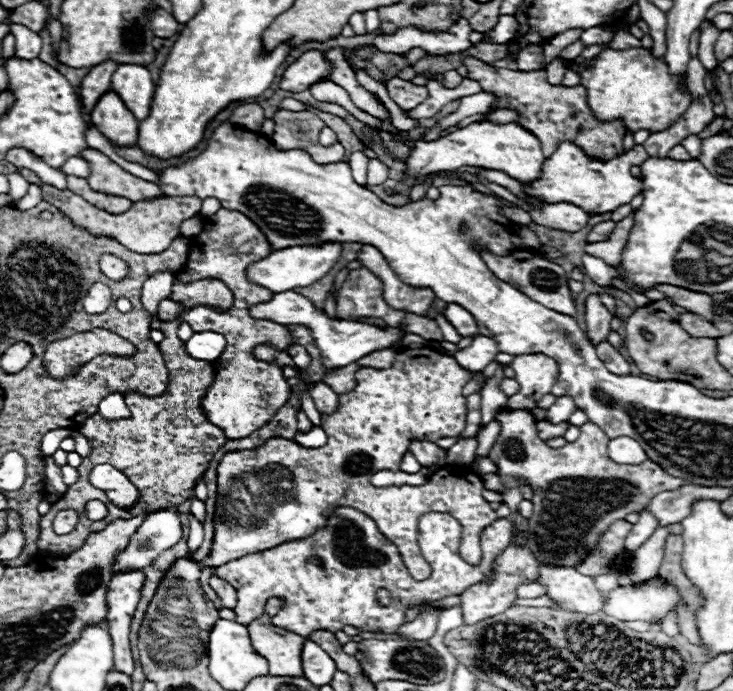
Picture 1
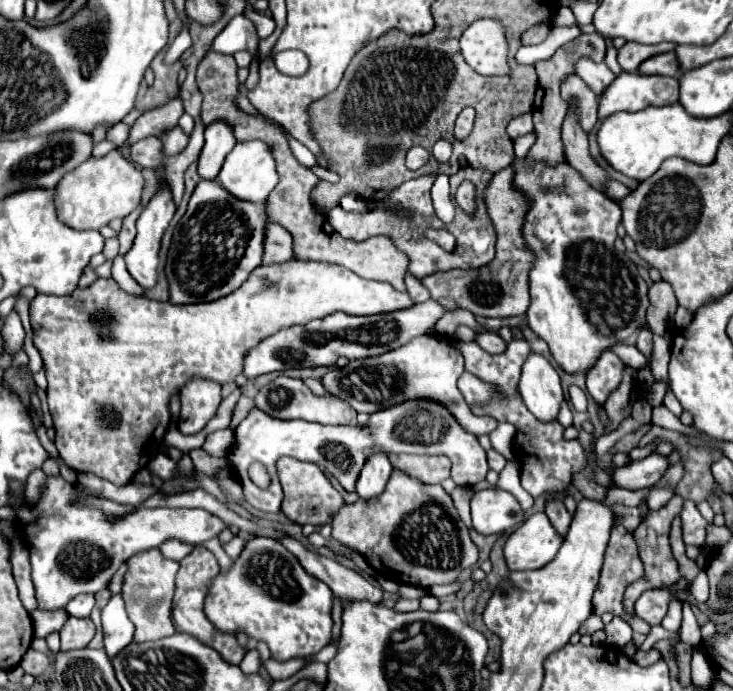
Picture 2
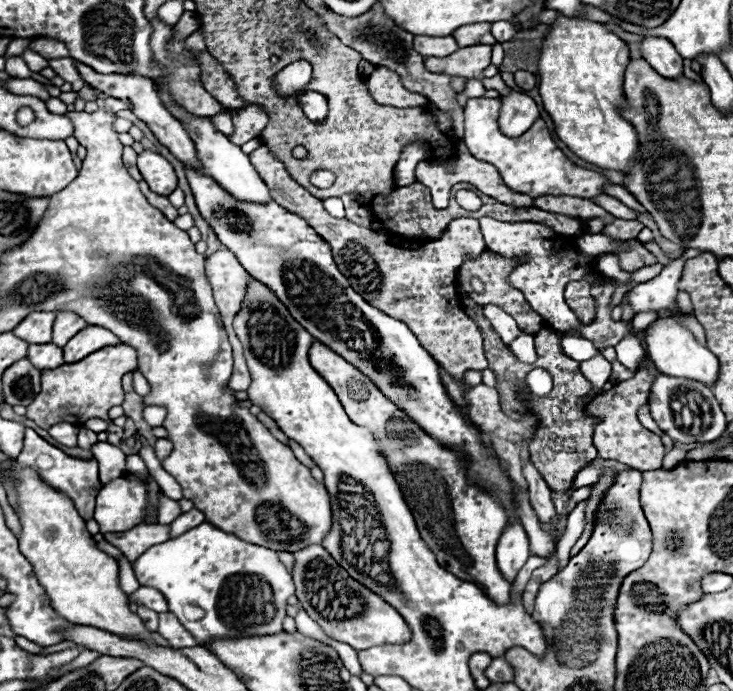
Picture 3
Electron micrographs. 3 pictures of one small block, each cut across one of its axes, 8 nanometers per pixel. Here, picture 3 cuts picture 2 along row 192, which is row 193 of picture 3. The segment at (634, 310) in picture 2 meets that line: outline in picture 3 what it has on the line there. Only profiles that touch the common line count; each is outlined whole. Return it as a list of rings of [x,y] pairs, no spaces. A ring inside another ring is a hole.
[[[473,98],[469,99],[464,107],[464,126],[466,126],[466,146],[472,152],[474,158],[490,162],[498,168],[502,180],[506,186],[510,186],[516,192],[528,194],[528,196],[576,196],[576,198],[596,198],[604,194],[604,186],[608,184],[608,178],[576,166],[552,140],[546,122],[540,118],[534,122],[534,126],[518,136],[508,138],[500,132],[498,126],[498,110],[500,110],[499,98]]]

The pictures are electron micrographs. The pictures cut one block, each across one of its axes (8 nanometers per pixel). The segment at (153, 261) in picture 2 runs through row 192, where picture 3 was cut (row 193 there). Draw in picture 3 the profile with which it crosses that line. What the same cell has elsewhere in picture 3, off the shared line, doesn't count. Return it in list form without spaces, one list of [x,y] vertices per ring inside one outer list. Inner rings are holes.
[[[144,150],[138,154],[138,170],[142,178],[148,182],[150,190],[160,196],[170,196],[176,190],[176,174],[168,160],[164,160],[160,154]]]

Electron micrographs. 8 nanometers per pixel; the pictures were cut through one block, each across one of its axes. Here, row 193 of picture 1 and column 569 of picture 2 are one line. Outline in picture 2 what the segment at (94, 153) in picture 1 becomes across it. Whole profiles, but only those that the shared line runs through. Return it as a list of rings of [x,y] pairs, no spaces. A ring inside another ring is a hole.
[[[574,104],[568,106],[564,124],[562,124],[562,144],[564,144],[564,154],[566,162],[574,164],[574,168],[582,174],[582,178],[602,190],[602,182],[606,180],[606,172],[592,160],[588,152],[588,136],[580,126],[578,120],[578,110]]]

